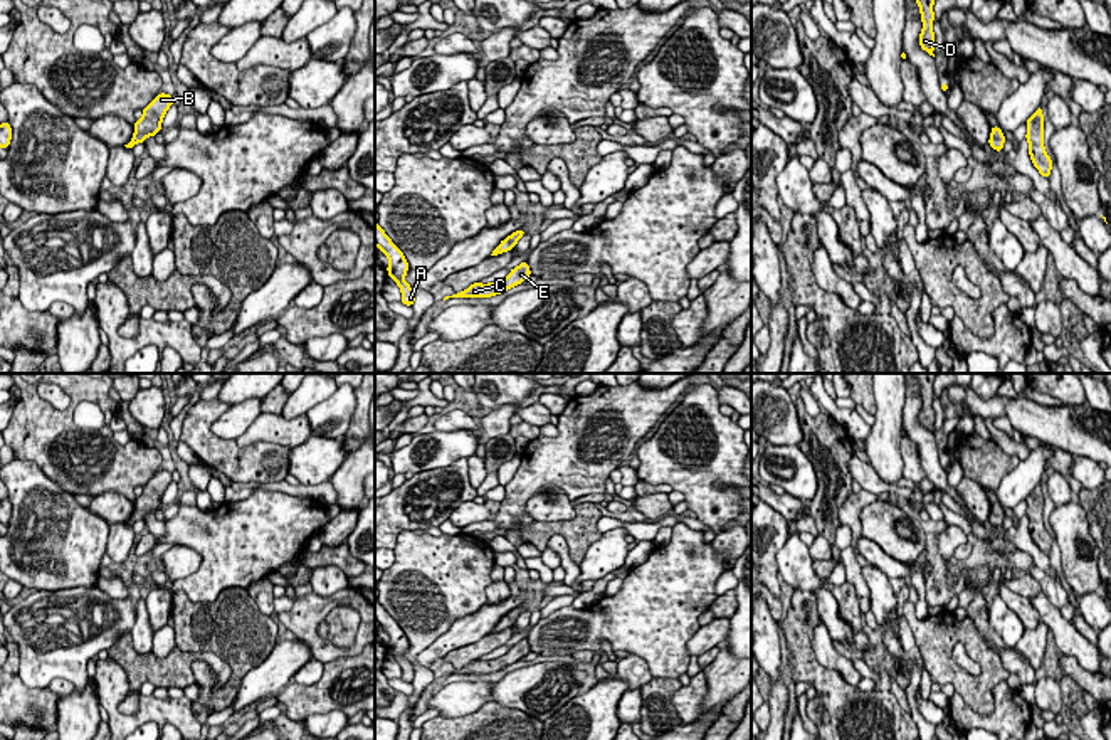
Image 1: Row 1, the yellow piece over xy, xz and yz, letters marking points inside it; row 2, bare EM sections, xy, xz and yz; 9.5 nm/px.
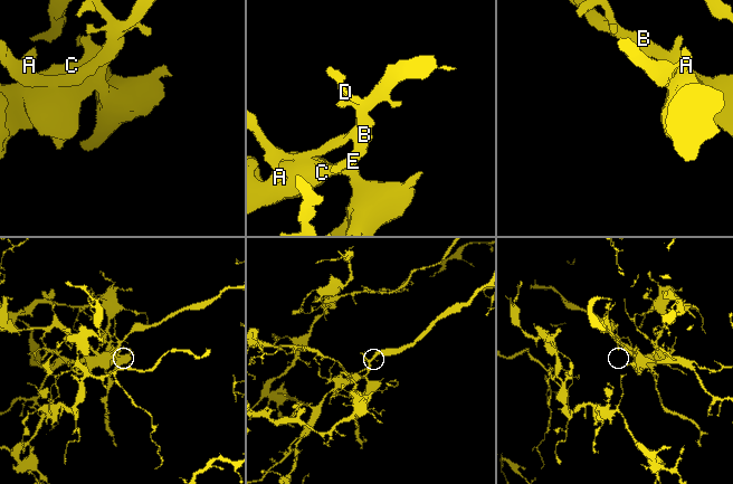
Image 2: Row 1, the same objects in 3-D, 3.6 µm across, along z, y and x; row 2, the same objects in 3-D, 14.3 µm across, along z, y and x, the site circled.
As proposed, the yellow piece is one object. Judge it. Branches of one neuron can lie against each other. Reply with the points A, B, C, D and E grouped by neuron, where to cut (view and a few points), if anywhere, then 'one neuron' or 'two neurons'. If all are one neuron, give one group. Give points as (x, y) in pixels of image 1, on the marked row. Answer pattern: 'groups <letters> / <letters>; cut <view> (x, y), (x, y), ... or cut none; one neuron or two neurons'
groups A B C D E; cut none; one neuron

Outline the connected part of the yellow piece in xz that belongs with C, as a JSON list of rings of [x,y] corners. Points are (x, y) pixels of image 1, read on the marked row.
[[[524,261],[518,267],[511,269],[511,272],[504,279],[501,279],[498,283],[489,283],[489,284],[474,283],[472,286],[469,286],[462,293],[454,293],[452,296],[445,296],[444,301],[449,298],[489,298],[489,296],[496,296],[499,293],[504,293],[509,288],[514,288],[516,284],[521,284],[529,276],[531,276],[529,266]]]

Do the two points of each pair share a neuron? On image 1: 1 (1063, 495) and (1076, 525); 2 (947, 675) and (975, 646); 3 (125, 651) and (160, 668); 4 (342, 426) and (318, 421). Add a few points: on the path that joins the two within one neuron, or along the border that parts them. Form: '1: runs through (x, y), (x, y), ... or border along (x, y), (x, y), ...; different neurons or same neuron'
1: border along (1069, 500), (1056, 507); different neurons
2: runs through (945, 661), (945, 648), (955, 638), (962, 638); same neuron
3: runs through (133, 660), (142, 668), (152, 668); same neuron
4: runs through (336, 426), (323, 426); same neuron

